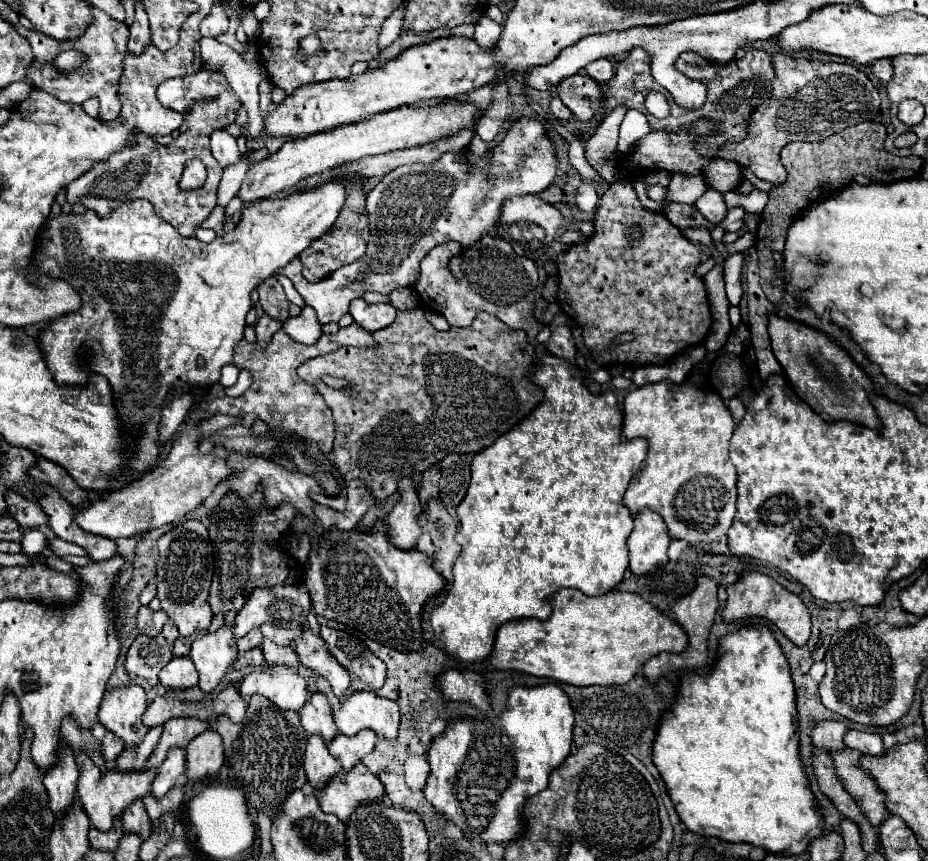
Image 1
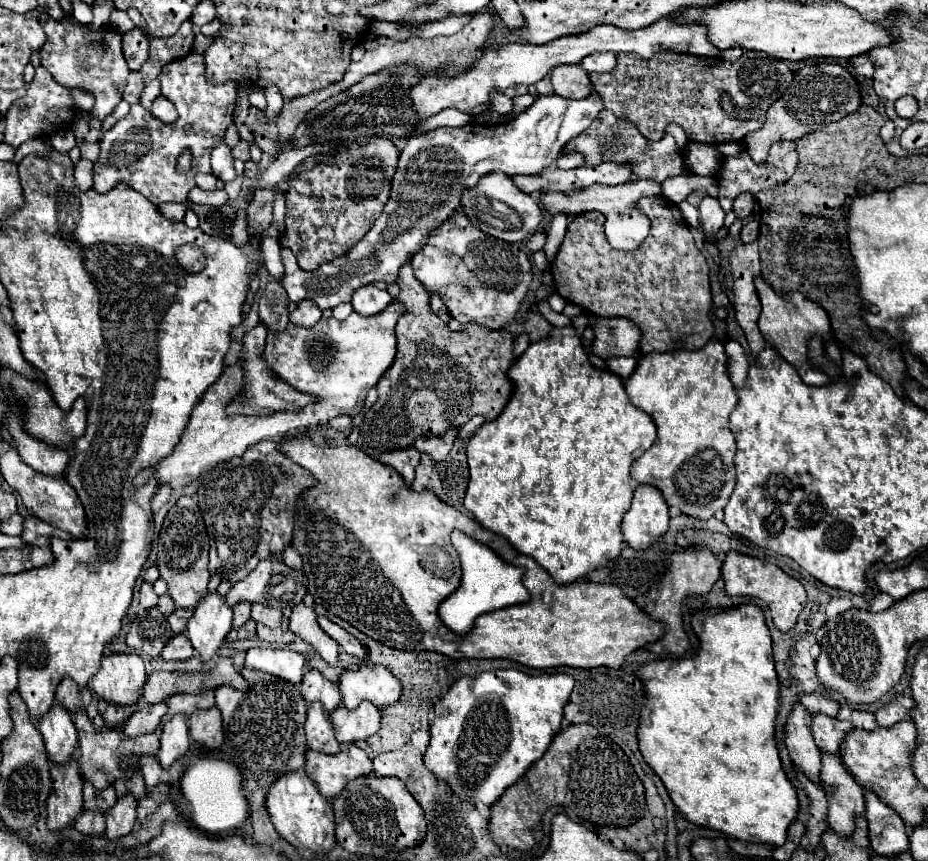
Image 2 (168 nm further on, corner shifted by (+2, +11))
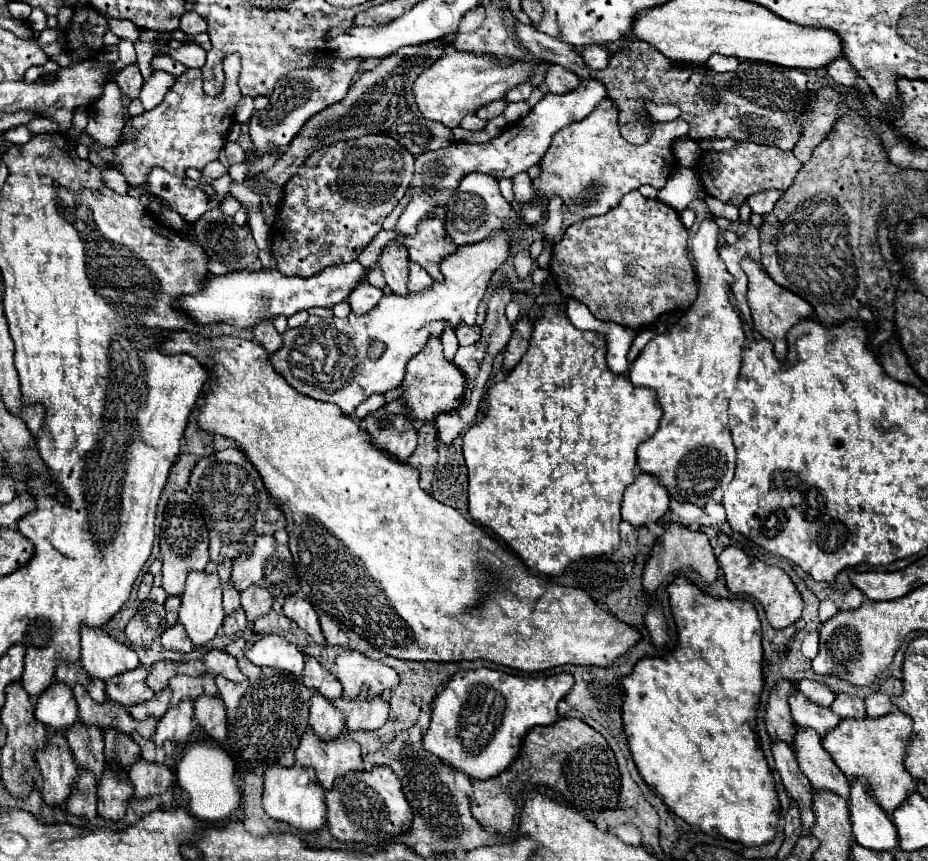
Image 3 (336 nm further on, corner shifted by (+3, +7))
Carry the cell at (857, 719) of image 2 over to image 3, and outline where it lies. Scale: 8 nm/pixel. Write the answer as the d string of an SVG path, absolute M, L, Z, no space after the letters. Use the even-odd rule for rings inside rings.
M836 695L836 701L830 707L840 719L866 719L866 709L864 701L860 697L850 697L850 695Z

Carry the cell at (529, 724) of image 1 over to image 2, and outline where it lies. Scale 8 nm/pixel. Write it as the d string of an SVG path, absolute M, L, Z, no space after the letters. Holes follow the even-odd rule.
M499 669L477 673L475 677L461 677L435 705L431 741L423 755L427 769L431 769L435 777L443 779L465 803L483 801L485 805L493 805L503 789L523 777L527 767L531 767L531 763L547 751L547 745L553 741L555 731L561 729L563 707L569 701L573 685L575 681L571 675L527 675L519 669Z

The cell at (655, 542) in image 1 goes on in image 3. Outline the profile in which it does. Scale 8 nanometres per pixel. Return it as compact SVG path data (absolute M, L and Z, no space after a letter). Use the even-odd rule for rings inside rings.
M640 473L624 493L622 521L640 529L646 523L662 519L668 511L668 501L666 489L652 475Z

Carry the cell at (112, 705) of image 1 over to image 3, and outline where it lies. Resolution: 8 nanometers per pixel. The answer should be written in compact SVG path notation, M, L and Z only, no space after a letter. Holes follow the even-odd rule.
M82 627L82 667L90 679L110 679L134 671L140 661L134 649L114 641L102 629Z

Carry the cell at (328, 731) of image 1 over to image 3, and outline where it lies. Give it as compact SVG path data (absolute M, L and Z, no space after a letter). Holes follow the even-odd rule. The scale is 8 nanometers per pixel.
M306 657L302 683L326 697L328 701L342 697L342 685L338 683L338 679L330 671L322 669L322 665L314 657Z

